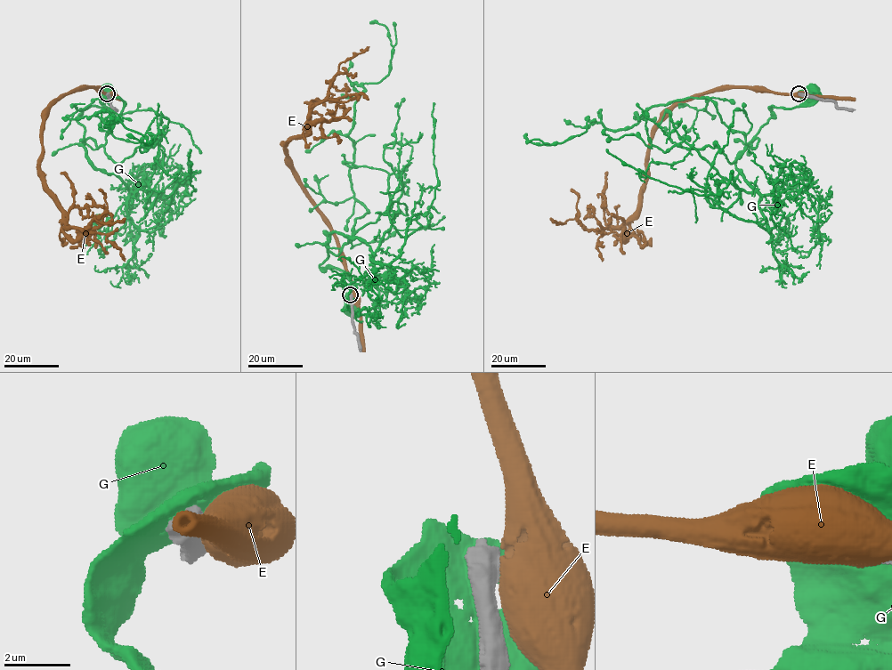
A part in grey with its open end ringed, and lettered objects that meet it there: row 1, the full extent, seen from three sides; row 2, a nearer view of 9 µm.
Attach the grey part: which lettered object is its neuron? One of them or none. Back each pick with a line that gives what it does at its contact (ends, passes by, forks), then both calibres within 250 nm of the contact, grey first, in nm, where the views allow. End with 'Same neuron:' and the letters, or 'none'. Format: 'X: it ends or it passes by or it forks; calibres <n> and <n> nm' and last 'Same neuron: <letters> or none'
Same neuron: none

